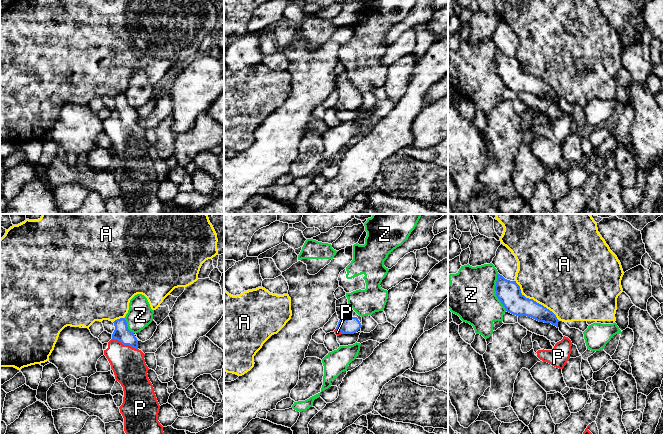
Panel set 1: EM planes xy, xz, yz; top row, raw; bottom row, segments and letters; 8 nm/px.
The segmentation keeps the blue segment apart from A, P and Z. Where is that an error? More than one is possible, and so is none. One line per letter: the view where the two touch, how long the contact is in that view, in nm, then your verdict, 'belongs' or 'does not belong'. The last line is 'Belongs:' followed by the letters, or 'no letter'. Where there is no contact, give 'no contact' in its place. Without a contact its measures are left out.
A: yz | 480 nm | does not belong
P: xy | 220 nm | belongs
Z: yz | 320 nm | does not belong
Belongs: P

